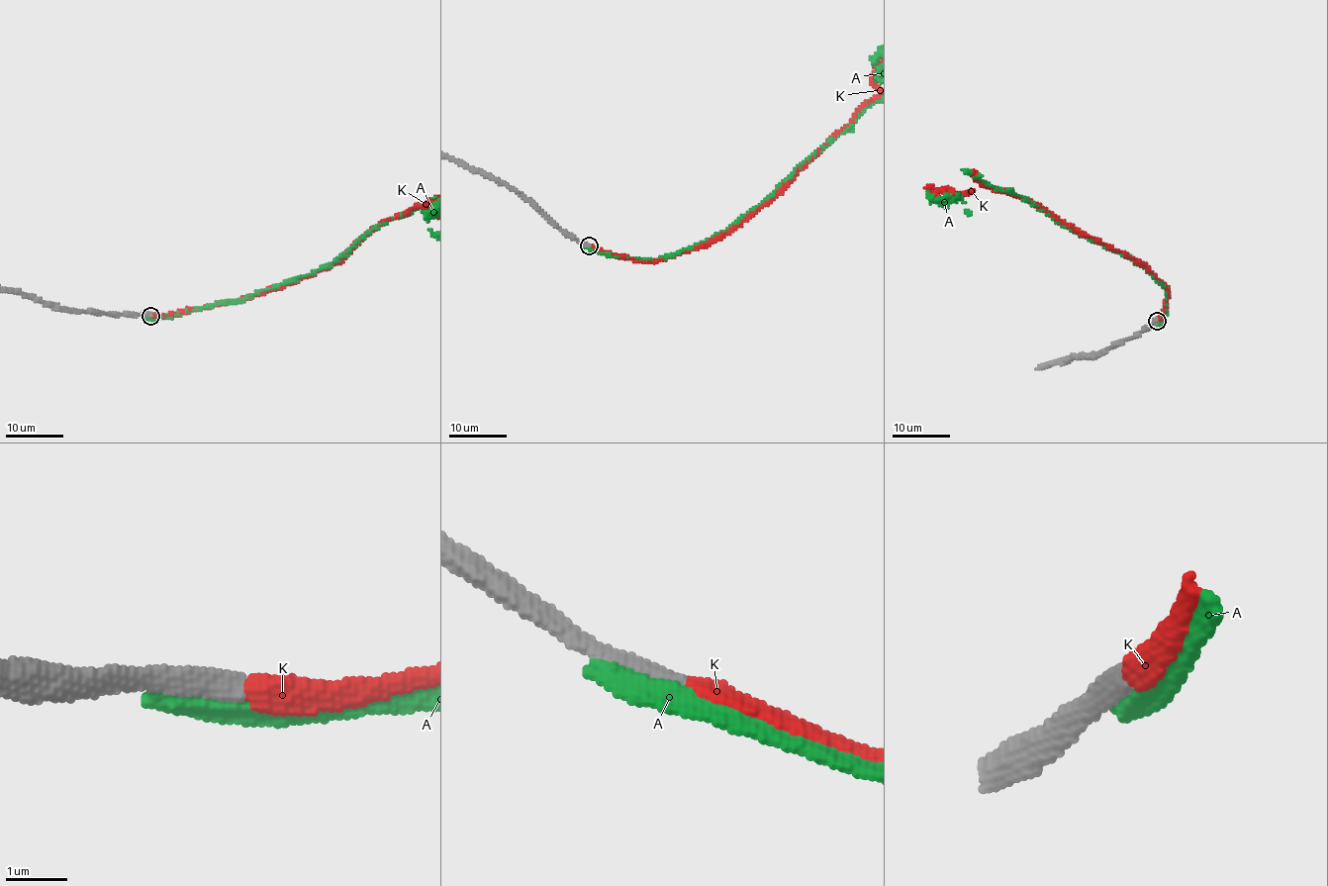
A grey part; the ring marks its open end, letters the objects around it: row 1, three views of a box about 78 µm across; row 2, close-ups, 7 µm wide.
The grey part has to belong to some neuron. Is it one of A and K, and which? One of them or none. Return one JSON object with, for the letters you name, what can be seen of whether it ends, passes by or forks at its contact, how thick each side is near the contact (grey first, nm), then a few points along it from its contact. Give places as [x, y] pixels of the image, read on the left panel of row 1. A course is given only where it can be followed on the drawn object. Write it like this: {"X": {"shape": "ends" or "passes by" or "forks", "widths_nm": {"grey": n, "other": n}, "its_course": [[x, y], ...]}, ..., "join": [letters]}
{"K": {"shape": "ends", "widths_nm": {"grey": 300, "other": 360}}, "join": ["K"]}

